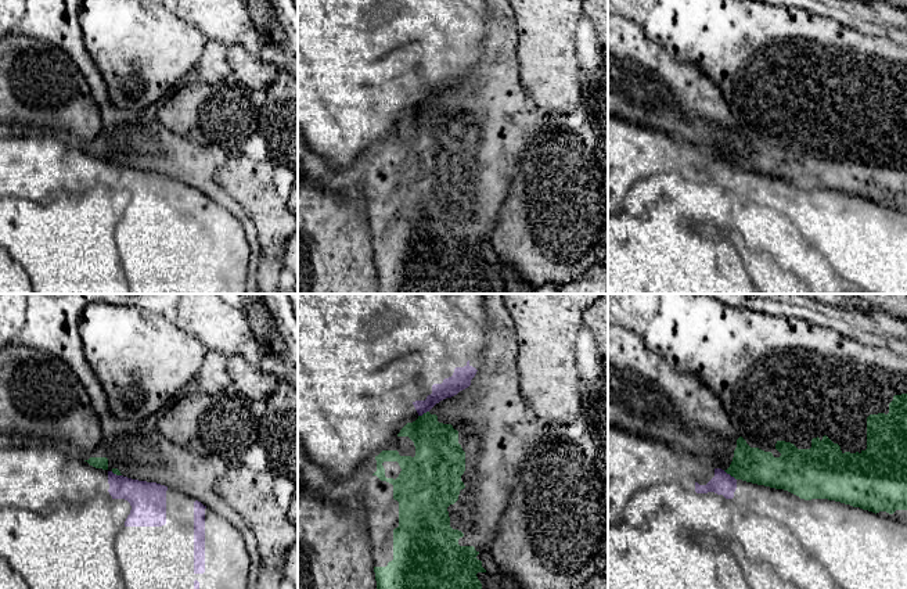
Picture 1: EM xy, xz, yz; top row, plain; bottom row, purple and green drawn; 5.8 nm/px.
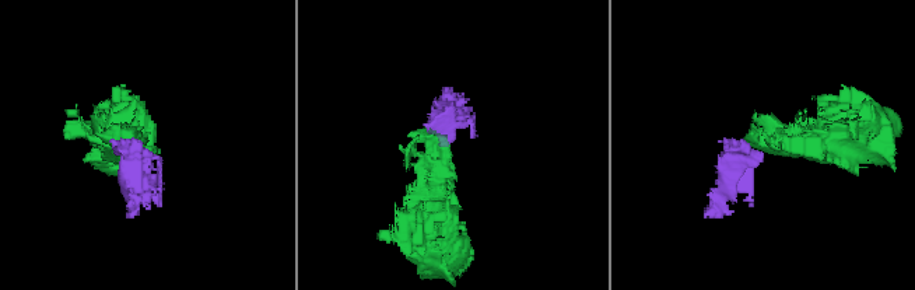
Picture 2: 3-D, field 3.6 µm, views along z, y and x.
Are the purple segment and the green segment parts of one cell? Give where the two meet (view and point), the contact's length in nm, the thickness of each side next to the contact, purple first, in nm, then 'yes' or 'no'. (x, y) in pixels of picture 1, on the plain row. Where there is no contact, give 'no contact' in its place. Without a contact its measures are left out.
yz (729, 164) | 100 nm | 130/200 nm | no

